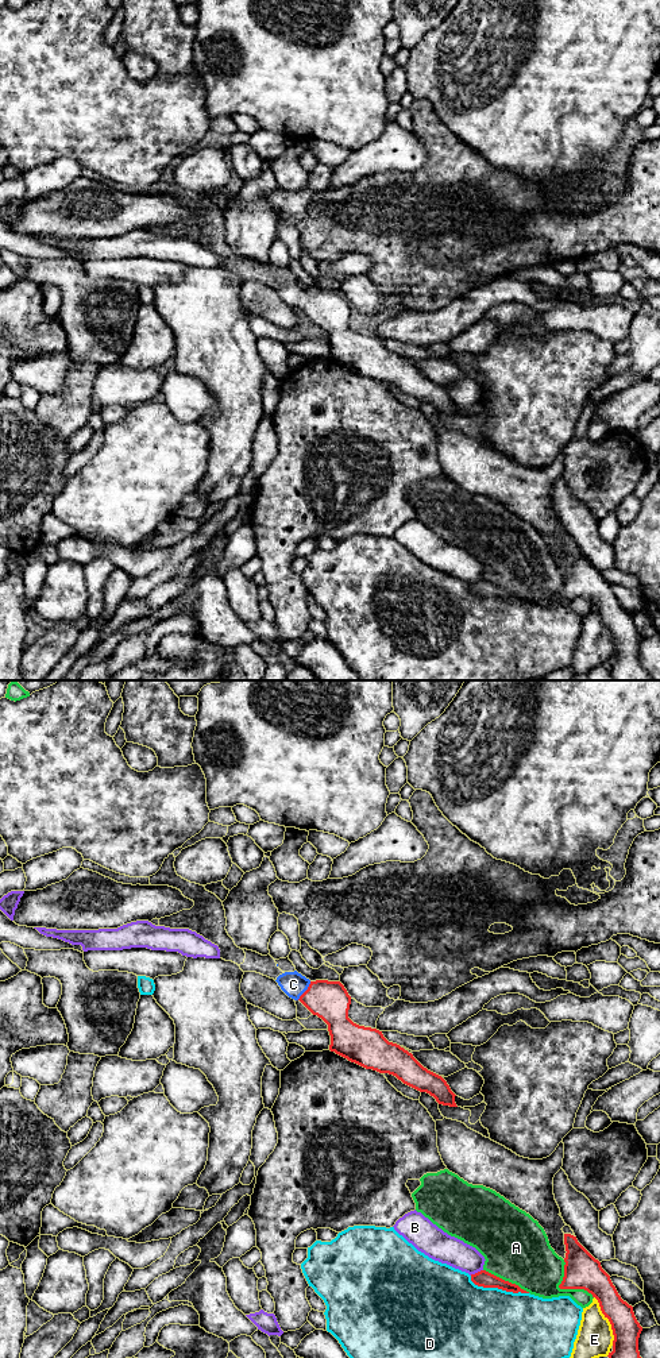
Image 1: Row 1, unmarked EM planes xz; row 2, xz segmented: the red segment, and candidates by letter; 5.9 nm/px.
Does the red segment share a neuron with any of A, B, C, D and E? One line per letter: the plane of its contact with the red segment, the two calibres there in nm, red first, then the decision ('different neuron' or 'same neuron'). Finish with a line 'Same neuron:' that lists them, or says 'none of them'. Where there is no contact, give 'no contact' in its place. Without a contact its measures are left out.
A: xz | 220/300 nm | different neuron
B: xz | 100/170 nm | different neuron
C: xz | 240/150 nm | same neuron
D: xz | 100/500 nm | different neuron
E: xz | 180/220 nm | different neuron
Same neuron: C

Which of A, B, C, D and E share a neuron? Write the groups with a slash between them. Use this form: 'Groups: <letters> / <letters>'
Groups: A / B / C / D / E

